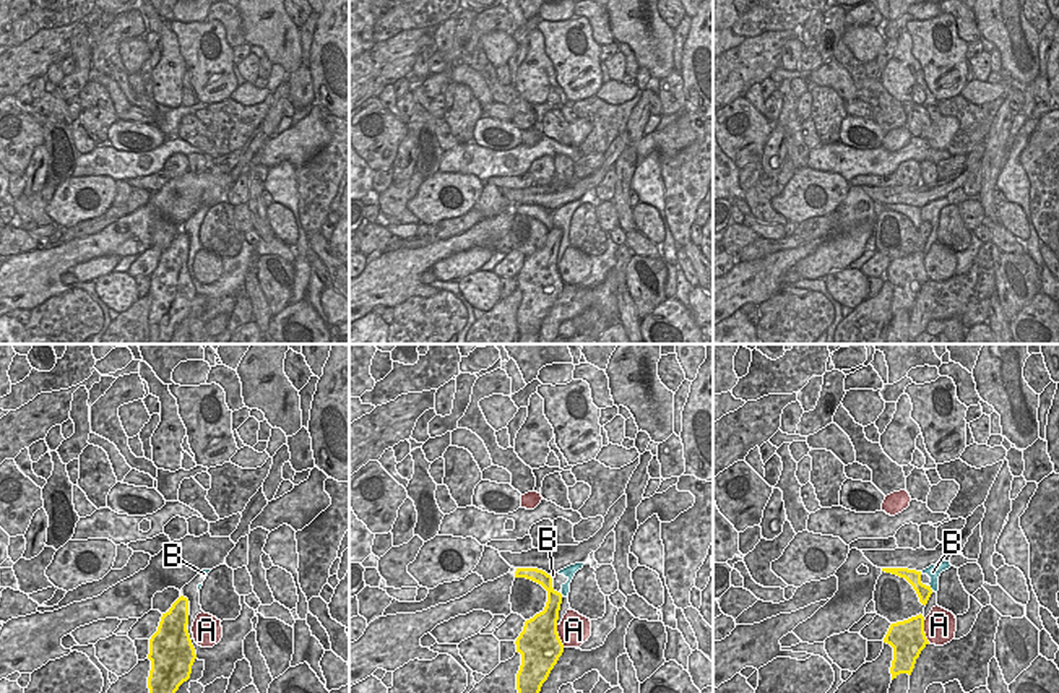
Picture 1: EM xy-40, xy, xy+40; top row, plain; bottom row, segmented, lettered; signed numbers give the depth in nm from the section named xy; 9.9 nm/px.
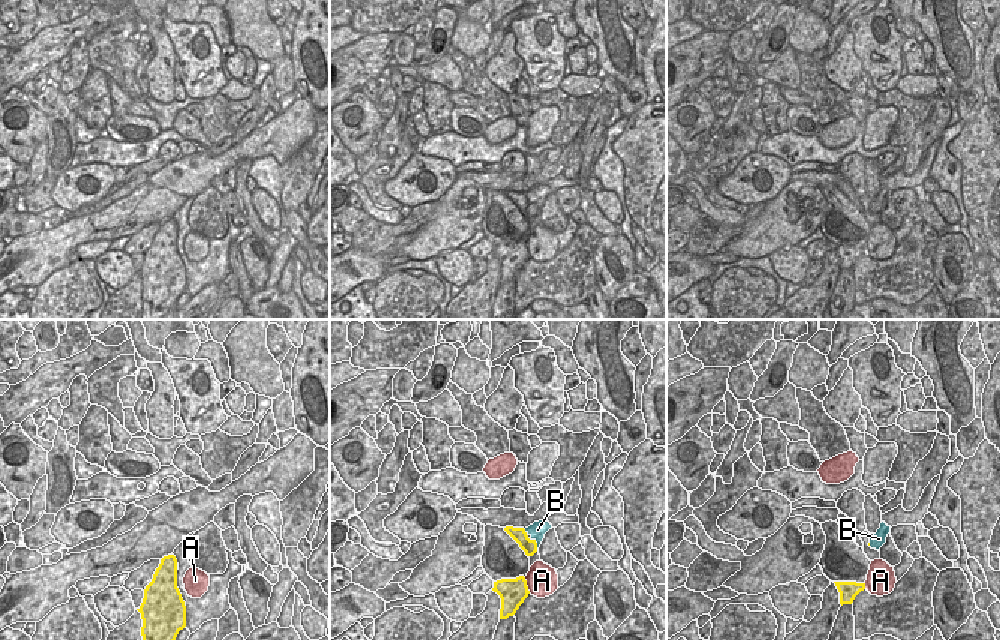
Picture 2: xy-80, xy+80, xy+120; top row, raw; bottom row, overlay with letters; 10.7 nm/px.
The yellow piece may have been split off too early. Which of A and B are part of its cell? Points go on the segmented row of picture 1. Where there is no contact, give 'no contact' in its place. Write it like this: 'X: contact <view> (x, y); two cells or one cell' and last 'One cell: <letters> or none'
A: contact xy (557, 637); two cells
B: contact xy+40 (929, 588); one cell
One cell: B

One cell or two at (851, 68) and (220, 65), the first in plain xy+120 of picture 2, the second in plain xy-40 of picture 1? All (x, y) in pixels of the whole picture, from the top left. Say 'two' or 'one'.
two

